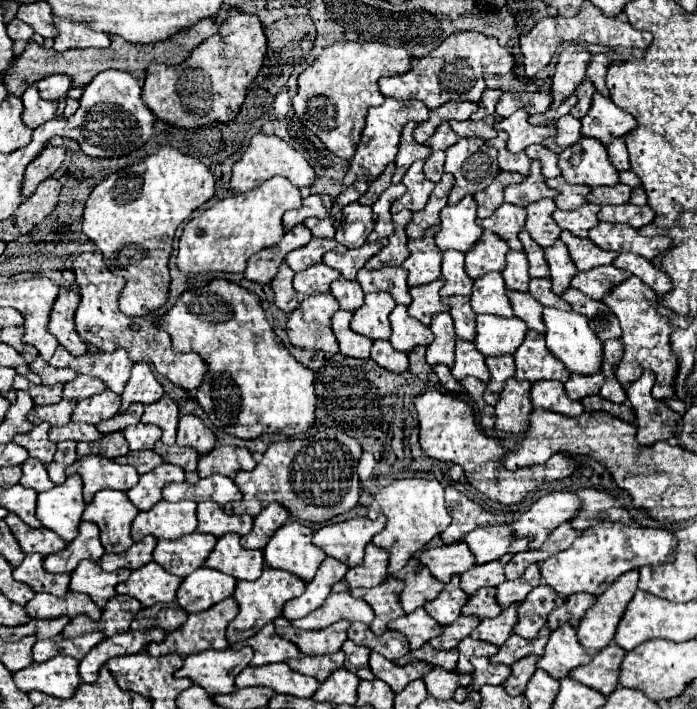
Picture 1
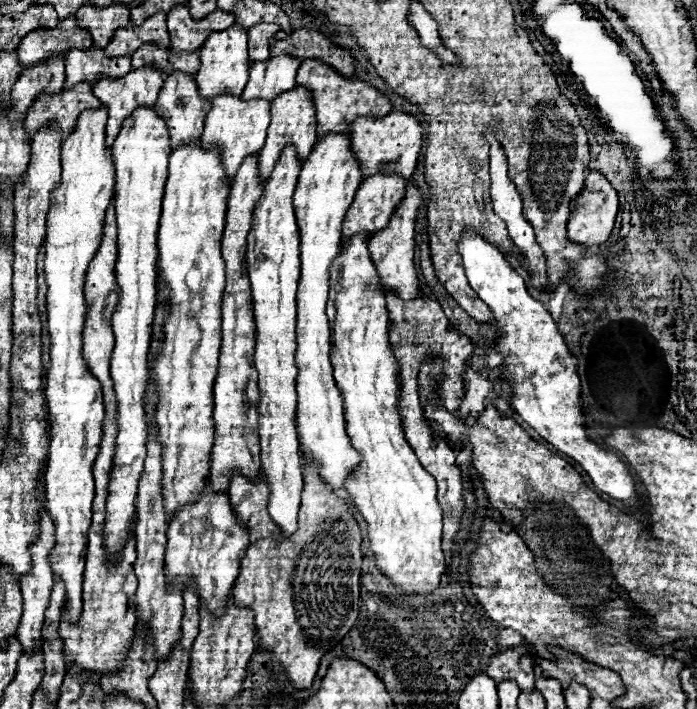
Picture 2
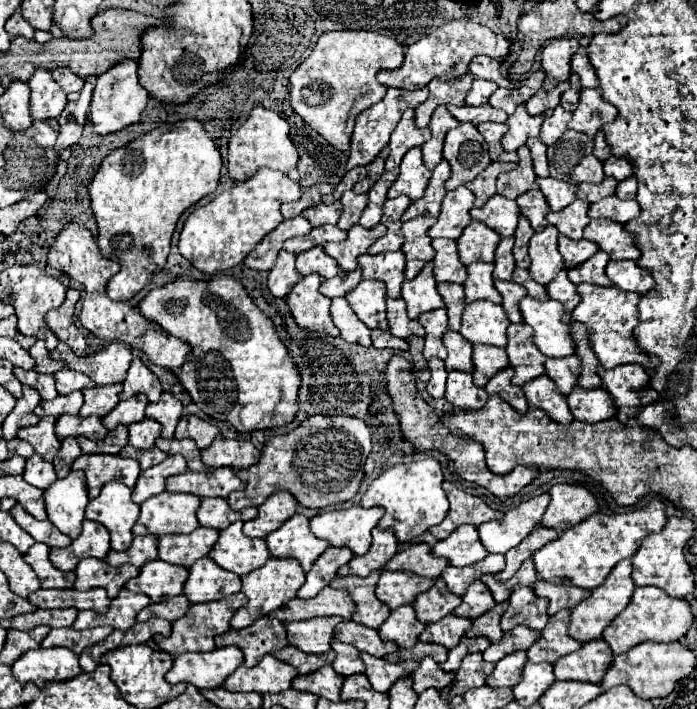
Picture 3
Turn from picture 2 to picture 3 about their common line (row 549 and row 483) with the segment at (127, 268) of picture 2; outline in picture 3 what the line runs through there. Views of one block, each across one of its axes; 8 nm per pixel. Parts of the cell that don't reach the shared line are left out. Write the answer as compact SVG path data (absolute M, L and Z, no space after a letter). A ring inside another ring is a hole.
M104 484L98 498L86 506L86 518L96 520L110 532L110 546L126 550L132 544L132 526L138 520L140 506L132 502L132 490L124 484Z

